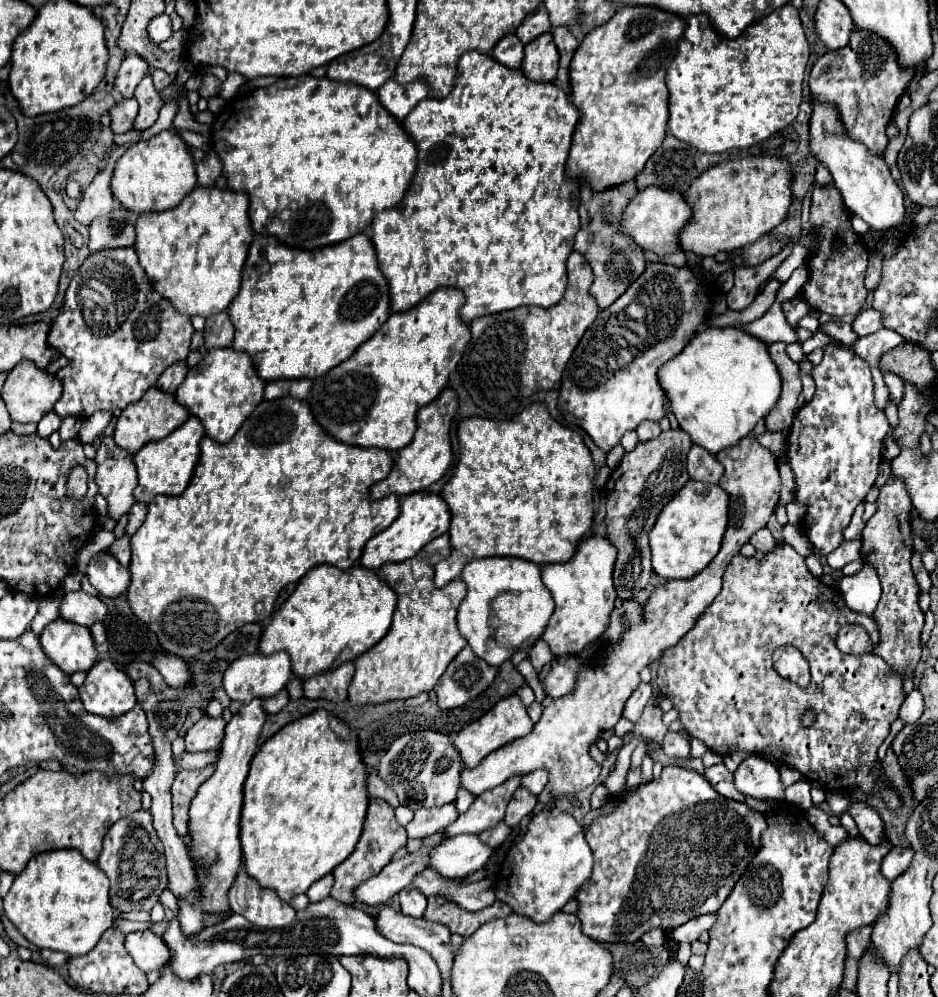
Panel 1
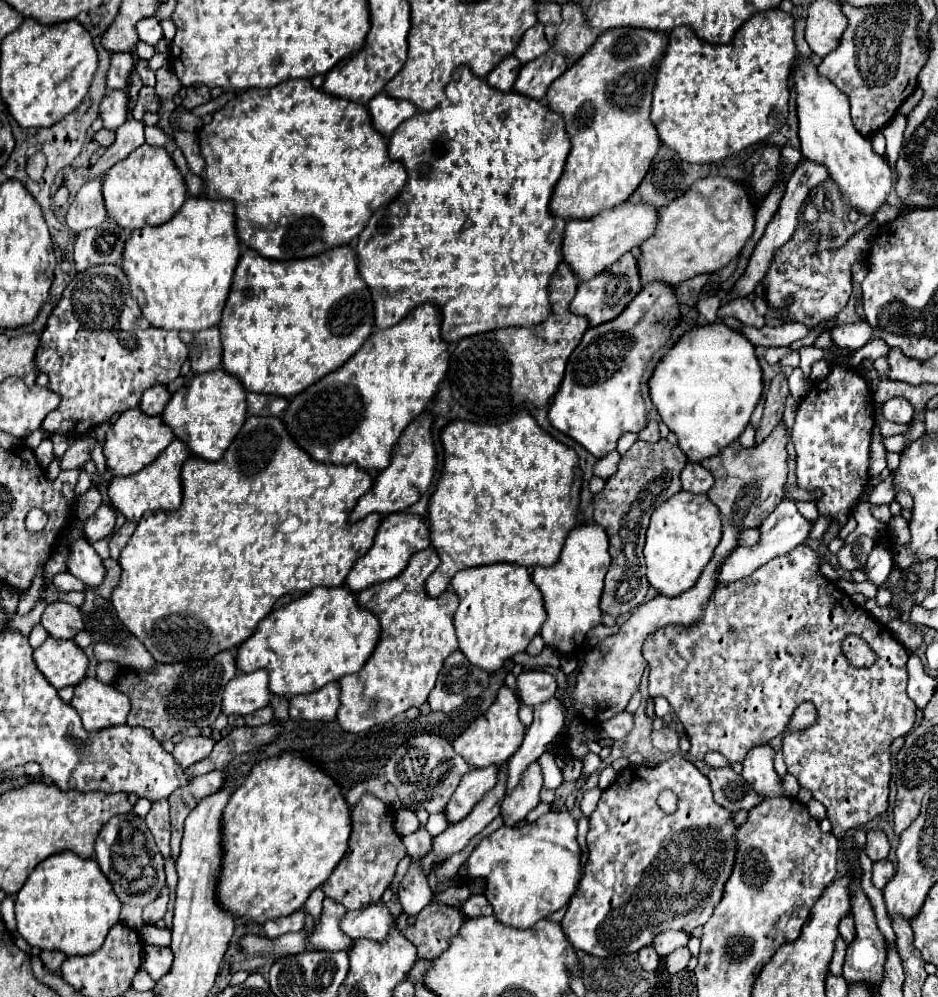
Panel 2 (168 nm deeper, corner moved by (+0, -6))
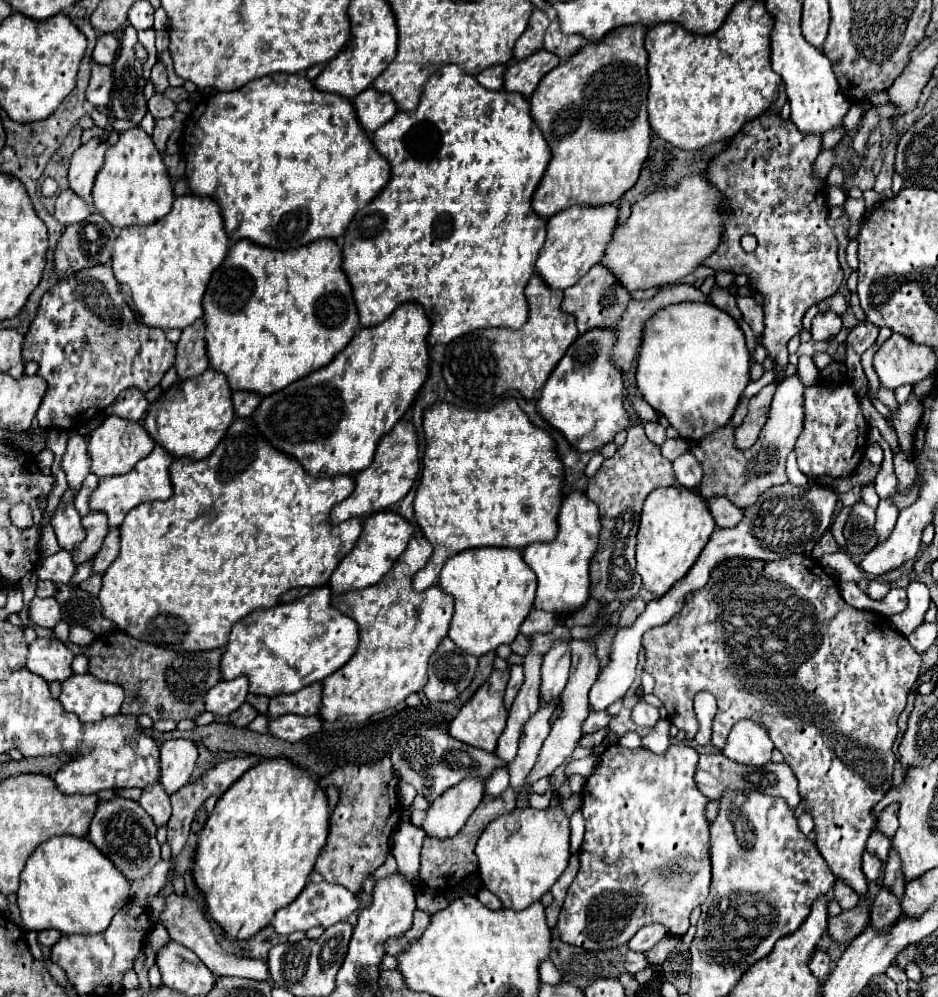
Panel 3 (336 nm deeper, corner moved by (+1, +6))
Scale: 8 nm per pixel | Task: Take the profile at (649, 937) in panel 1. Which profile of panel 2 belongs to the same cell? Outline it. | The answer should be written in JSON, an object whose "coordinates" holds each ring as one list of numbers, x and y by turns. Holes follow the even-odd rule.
{"coordinates":[[643,947,639,951,639,963,643,967,643,971,655,971,659,967,659,959,653,947]]}

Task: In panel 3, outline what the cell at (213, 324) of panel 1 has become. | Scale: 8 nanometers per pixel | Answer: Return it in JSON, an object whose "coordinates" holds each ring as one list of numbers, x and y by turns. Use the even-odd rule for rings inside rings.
{"coordinates":[[198,319,182,331,178,341,178,353,174,363,180,379,190,379,204,373,210,367,206,355,206,325,204,319]]}

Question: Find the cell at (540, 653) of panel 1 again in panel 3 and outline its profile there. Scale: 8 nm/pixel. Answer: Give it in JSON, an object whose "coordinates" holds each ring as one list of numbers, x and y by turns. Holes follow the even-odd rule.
{"coordinates":[[532,609,530,615,526,617,526,623,520,627,520,631,522,631,522,635,526,635,526,637,532,637,532,635,536,635,536,633,548,633,550,627,554,627,554,621,556,621,554,615,548,615,548,613,544,613,544,611]]}

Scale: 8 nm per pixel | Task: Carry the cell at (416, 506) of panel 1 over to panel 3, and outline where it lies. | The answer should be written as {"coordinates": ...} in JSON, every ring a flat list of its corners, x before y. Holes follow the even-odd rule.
{"coordinates":[[378,511,364,519,362,535,356,543,356,547,342,559,342,563,336,567,336,571,330,577,330,589,334,593,344,593,352,589,364,589,372,583,380,581,390,567,396,563,396,559,404,553,410,537,414,535,414,527,408,519,394,511]]}

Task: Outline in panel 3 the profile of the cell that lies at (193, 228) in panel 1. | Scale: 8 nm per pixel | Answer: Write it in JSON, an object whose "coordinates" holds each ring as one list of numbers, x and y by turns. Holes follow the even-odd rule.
{"coordinates":[[188,193,176,197,172,211,156,223,122,229,114,243,112,269,118,283,130,291,142,323,160,329,184,329,204,315,202,297,212,273,220,267,220,263,224,263,228,249,230,241,224,231,224,219,220,217,220,205,212,201,212,197,196,197]]}

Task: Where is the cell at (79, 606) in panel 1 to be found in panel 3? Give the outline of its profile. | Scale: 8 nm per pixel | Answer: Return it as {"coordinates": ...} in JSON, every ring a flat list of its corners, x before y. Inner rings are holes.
{"coordinates":[[34,597,30,603,30,615,40,627,54,629,56,623,62,621,60,603,54,597]]}

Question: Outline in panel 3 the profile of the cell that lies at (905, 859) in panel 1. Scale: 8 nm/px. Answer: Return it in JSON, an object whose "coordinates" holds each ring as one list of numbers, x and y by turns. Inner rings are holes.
{"coordinates":[[864,853,864,863,862,863,862,871,866,875,868,881,876,881,882,873,882,867,884,863,876,857,876,855,870,855,870,853]]}

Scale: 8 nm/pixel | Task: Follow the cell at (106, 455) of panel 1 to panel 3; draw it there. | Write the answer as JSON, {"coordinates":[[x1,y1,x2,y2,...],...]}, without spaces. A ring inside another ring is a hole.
{"coordinates":[[90,511,86,517,82,517,82,523,84,523,84,529,86,529,86,539,84,539,84,547,80,547,80,555,74,555,76,565,94,557,100,551,100,545,102,545,106,533,108,533,106,513]]}

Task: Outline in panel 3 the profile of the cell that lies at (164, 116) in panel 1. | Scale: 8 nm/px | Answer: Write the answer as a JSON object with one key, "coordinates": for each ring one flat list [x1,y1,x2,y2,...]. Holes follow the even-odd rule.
{"coordinates":[[64,189,64,191,58,195,54,217,56,217,62,225,82,223,82,221,88,219,90,215,92,215,90,203,88,203,86,199,82,199,80,195,76,195,74,191]]}

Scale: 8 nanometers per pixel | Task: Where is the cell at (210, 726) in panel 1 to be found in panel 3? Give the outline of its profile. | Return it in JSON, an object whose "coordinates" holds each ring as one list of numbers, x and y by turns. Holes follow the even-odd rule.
{"coordinates":[[170,739,160,747,160,783,170,793,190,781,198,759,198,743,190,739]]}

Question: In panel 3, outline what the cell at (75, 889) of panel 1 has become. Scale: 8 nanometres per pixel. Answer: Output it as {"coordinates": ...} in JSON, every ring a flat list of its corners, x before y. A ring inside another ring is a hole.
{"coordinates":[[52,837,26,861,20,877,18,907,26,931,56,929,62,935,96,935,106,931,118,909,128,903,130,883,88,843,78,837]]}

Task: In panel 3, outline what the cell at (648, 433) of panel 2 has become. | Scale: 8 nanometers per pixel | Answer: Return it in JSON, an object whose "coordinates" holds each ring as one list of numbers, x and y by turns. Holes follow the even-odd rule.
{"coordinates":[[646,421,644,423,644,431,646,431,648,439,652,443,656,443,656,445,662,445,664,439,666,439,666,429,660,423,656,423,656,421]]}

